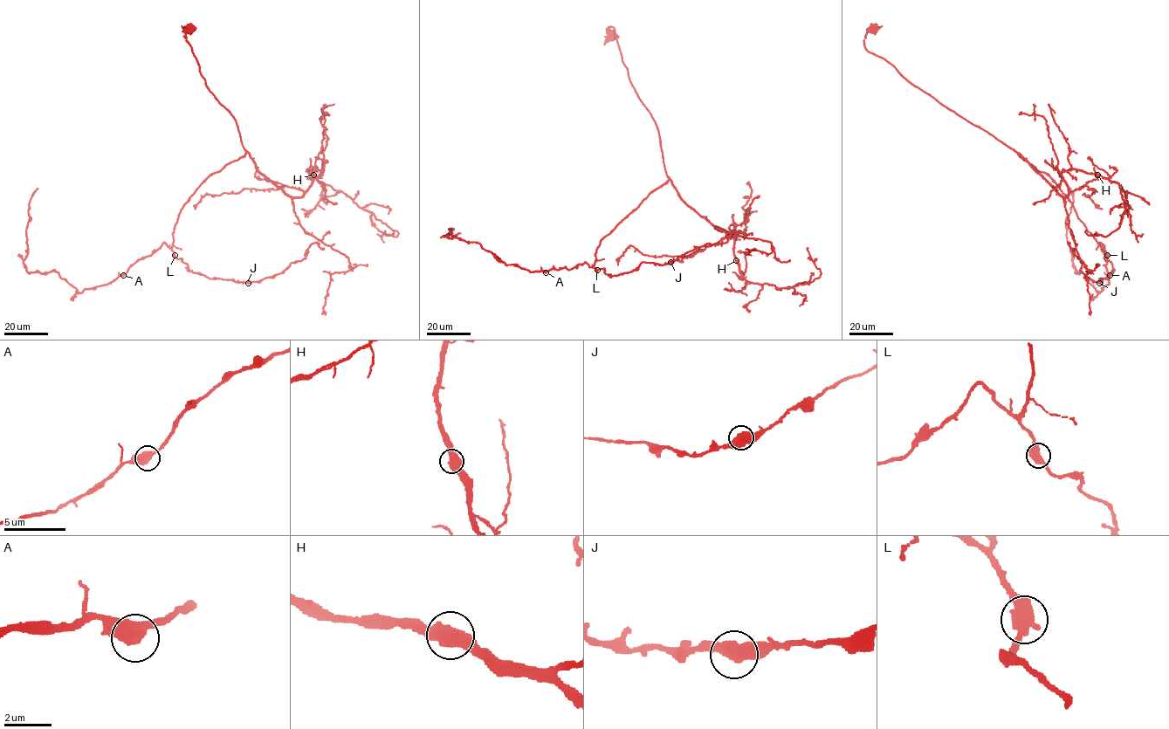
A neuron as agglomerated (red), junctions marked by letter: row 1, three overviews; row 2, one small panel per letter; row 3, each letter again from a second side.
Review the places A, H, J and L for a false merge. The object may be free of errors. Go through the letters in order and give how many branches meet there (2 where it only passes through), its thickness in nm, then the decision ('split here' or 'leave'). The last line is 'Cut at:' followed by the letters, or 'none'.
A: 2 | 550 nm | leave
H: 2 | 600 nm | leave
J: 2 | 600 nm | leave
L: 2 | 650 nm | leave
Cut at: none

